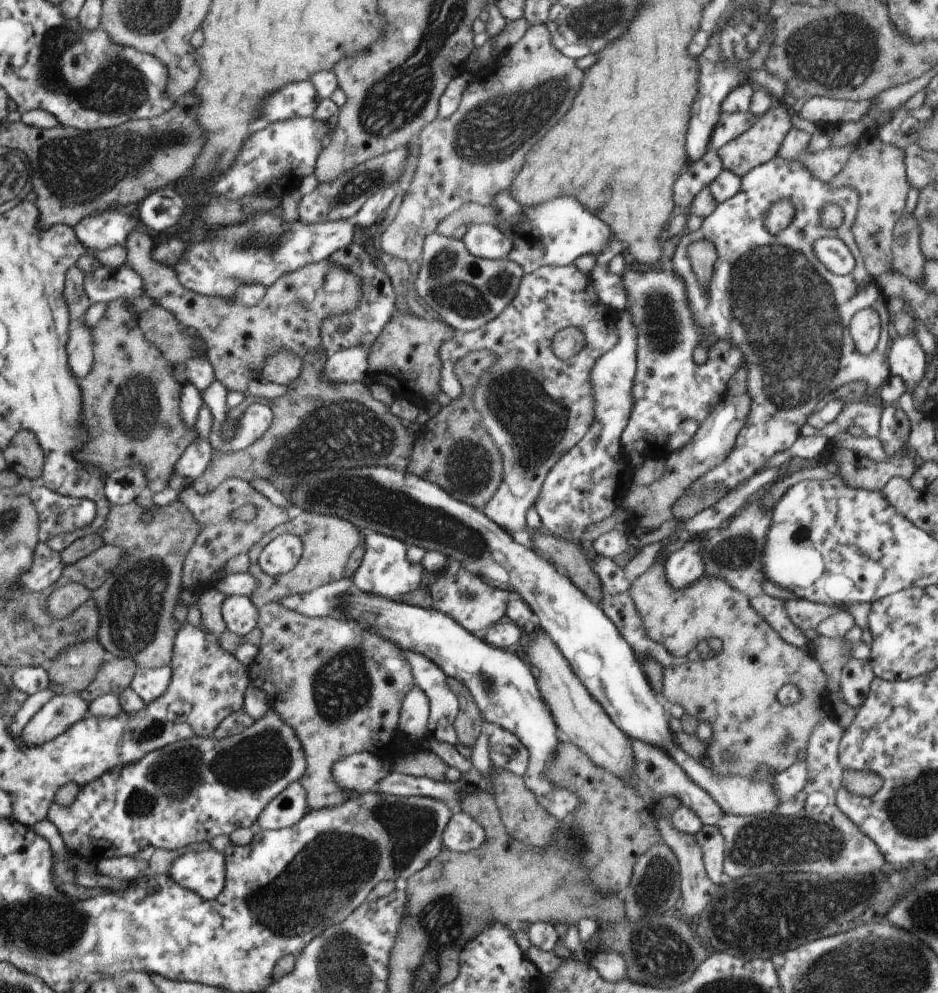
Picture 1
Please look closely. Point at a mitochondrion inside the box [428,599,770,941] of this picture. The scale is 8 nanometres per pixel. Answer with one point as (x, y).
(654, 886)

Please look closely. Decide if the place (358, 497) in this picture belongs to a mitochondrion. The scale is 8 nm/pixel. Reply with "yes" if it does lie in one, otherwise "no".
yes

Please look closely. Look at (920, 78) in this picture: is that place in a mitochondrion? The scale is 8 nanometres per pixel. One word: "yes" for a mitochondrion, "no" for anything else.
no

